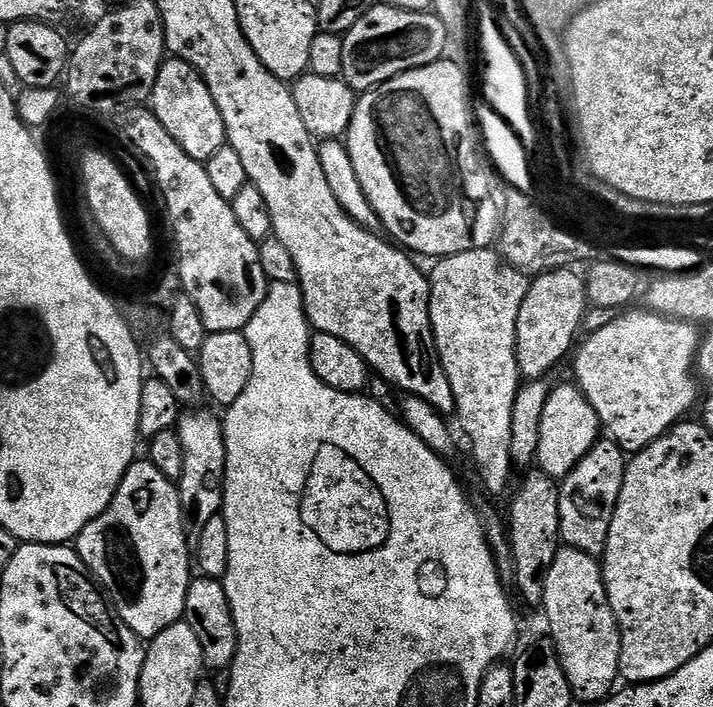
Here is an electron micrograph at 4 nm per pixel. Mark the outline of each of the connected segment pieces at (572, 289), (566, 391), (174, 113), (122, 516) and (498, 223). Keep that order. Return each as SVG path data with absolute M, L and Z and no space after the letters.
M559 266L544 271L548 272L531 281L517 320L517 366L520 368L521 377L529 381L547 377L547 372L568 351L568 355L573 351L577 343L576 334L581 331L584 313L590 307L588 291L584 285L585 277L576 273L579 271Z
M575 383L560 384L551 389L546 399L546 408L542 413L541 440L537 448L535 463L539 471L563 481L565 476L574 470L574 466L591 450L596 441L601 439L602 425L594 406L586 398L586 394Z
M165 59L154 82L150 111L162 126L166 126L166 134L170 134L170 138L174 138L174 142L178 142L178 146L182 146L182 150L195 160L207 162L227 141L222 114L218 114L218 106L206 82L200 77L200 71L185 60Z
M148 458L137 459L128 467L110 507L80 531L74 547L83 558L89 573L102 585L103 591L109 597L116 596L114 608L120 623L140 637L141 641L150 642L162 634L162 630L177 624L183 617L188 587L194 579L194 564L190 559L190 545L184 533L180 490Z
M441 58L426 65L425 68L415 68L409 72L403 72L394 78L390 78L379 88L373 88L363 93L356 101L354 118L350 122L346 137L350 162L354 162L354 170L358 173L358 182L362 182L362 190L366 190L366 198L370 198L370 206L374 206L383 229L388 230L387 235L399 247L417 257L434 256L433 258L441 258L462 254L464 251L478 250L479 248L491 249L496 244L494 243L495 240L498 240L501 235L502 225L506 220L505 213L502 211L502 200L499 200L502 181L496 169L492 167L488 153L481 150L482 141L476 126L474 99L472 100L471 94L468 93L468 76L454 61L448 59Z

